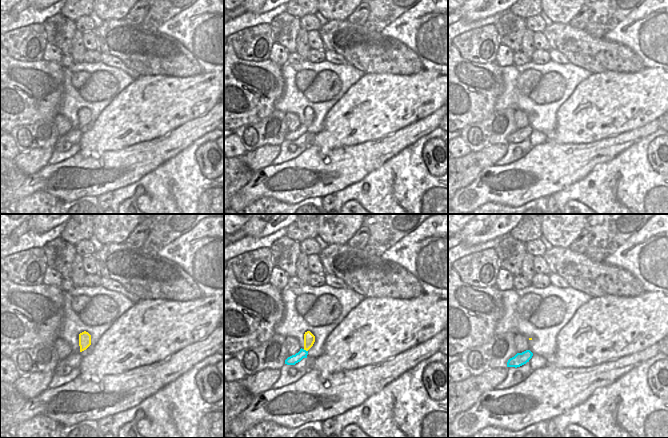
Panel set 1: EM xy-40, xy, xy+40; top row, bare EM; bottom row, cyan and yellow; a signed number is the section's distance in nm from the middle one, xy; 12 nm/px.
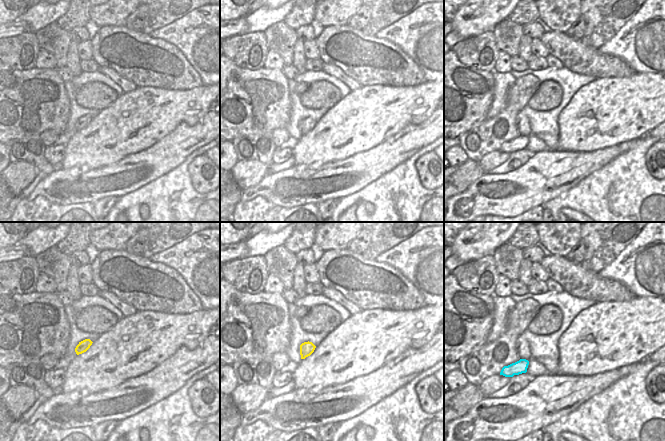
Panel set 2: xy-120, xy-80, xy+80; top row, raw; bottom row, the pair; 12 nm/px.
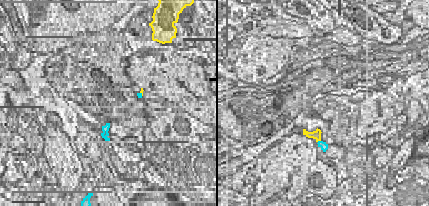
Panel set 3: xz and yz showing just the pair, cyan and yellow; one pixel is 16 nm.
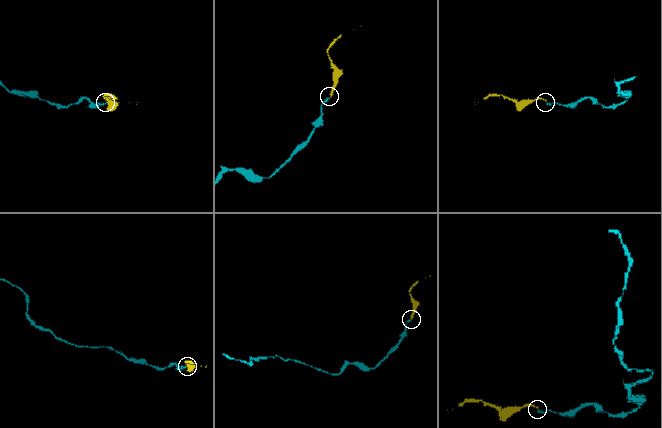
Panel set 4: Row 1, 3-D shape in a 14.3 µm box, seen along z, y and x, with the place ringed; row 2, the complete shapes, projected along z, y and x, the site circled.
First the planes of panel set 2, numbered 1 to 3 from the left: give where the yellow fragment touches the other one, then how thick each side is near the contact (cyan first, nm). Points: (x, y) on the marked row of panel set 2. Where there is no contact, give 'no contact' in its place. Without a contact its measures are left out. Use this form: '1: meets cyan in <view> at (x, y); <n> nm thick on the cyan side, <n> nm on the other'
1: no contact
2: no contact
3: no contact

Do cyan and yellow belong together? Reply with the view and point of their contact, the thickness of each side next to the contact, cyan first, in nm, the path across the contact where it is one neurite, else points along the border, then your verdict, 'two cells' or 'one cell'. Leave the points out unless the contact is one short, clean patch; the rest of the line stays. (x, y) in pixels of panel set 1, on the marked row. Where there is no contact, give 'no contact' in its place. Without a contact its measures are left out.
contact xy (305, 350); calibres 120 and 140 nm; way xy (292, 360), (305, 350), (309, 339); one cell

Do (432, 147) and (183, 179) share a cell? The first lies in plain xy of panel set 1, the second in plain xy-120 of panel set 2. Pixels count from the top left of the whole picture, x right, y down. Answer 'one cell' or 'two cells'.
two cells

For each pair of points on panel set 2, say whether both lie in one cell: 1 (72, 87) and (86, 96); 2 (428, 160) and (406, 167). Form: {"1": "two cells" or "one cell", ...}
{"1": "two cells", "2": "two cells"}

